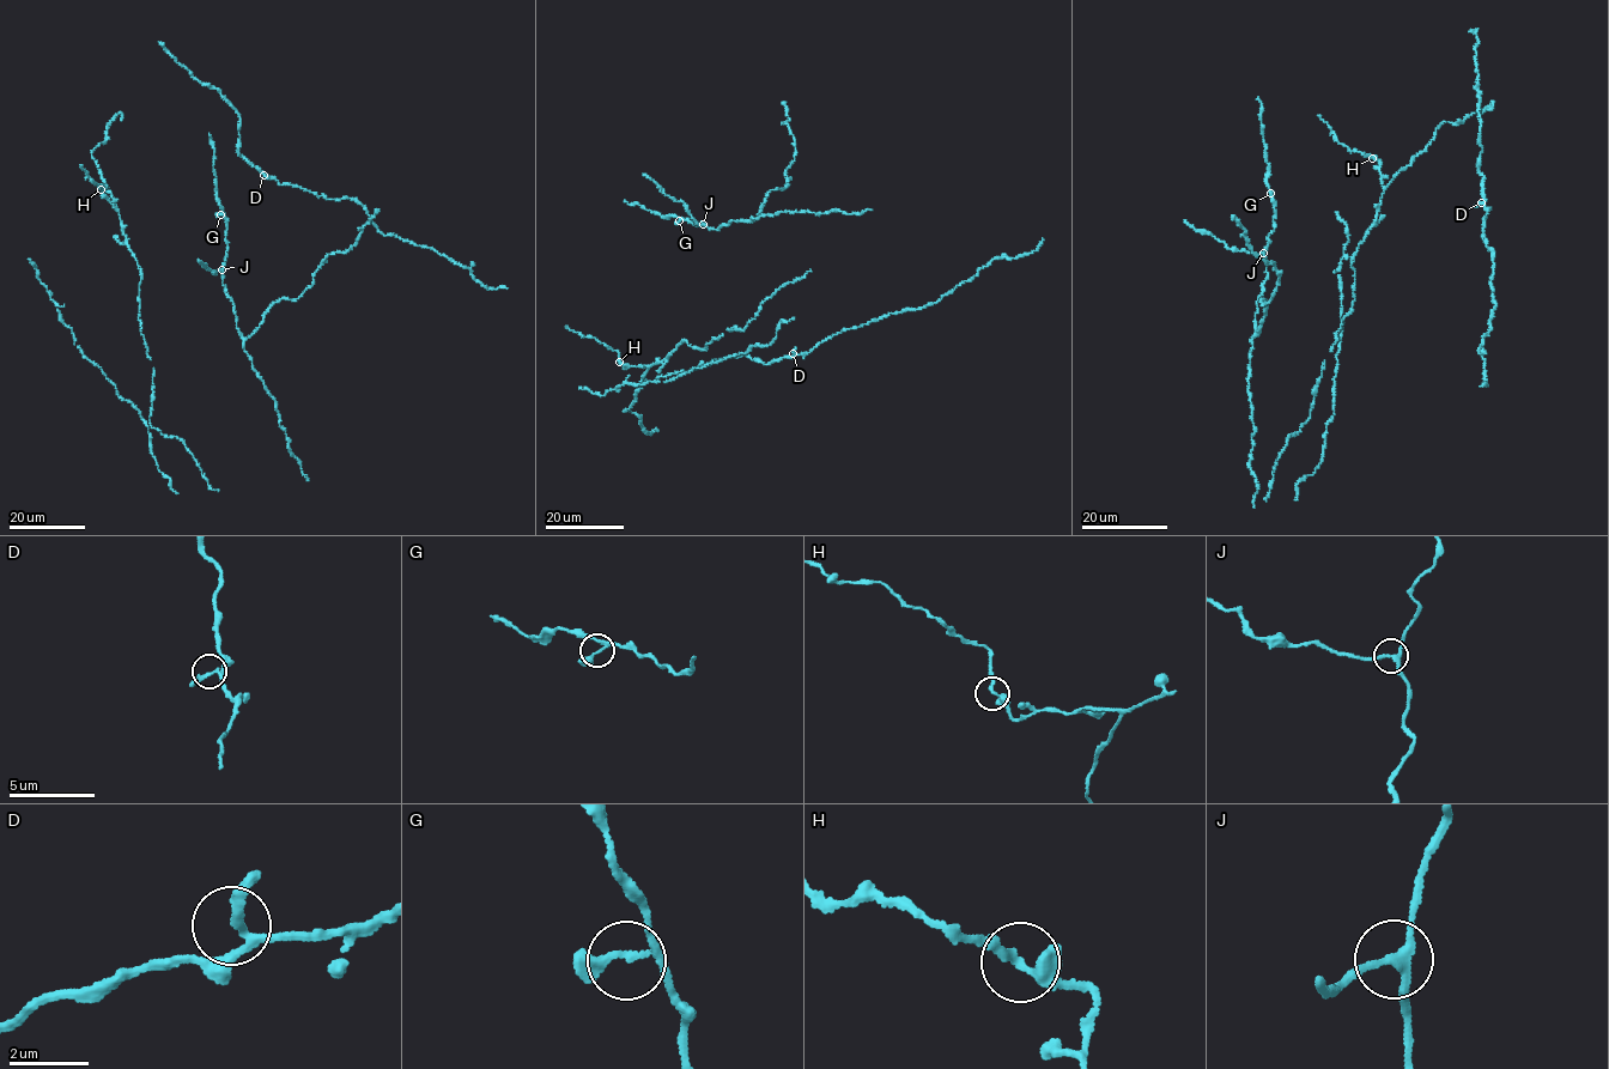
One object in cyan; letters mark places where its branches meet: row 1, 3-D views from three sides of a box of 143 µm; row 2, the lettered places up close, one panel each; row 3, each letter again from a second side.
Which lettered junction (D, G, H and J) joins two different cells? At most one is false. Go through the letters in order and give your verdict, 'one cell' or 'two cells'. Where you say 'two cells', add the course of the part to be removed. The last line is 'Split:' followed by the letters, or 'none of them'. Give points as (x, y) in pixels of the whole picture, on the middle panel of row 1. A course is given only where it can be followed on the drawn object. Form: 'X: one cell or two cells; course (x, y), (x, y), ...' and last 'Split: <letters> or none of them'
D: one cell
G: one cell
H: one cell
J: one cell
Split: none of them

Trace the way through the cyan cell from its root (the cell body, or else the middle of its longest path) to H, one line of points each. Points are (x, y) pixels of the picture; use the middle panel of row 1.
H: (681, 342), (666, 359), (649, 366), (624, 369), (619, 363)

